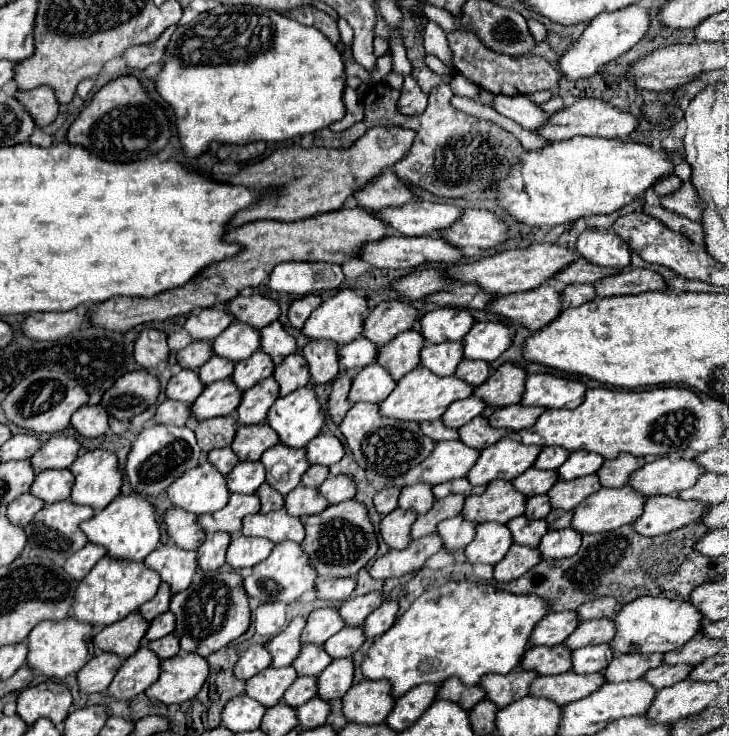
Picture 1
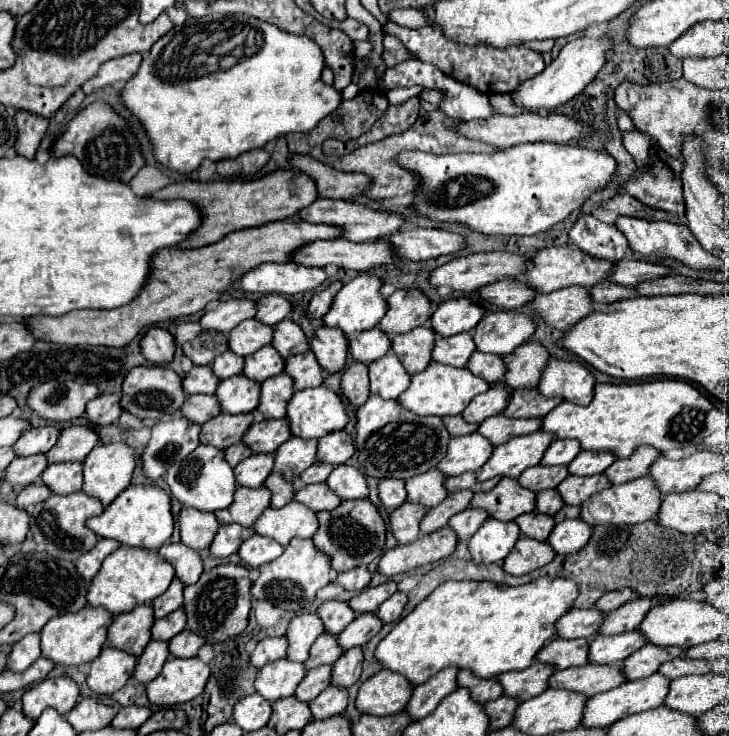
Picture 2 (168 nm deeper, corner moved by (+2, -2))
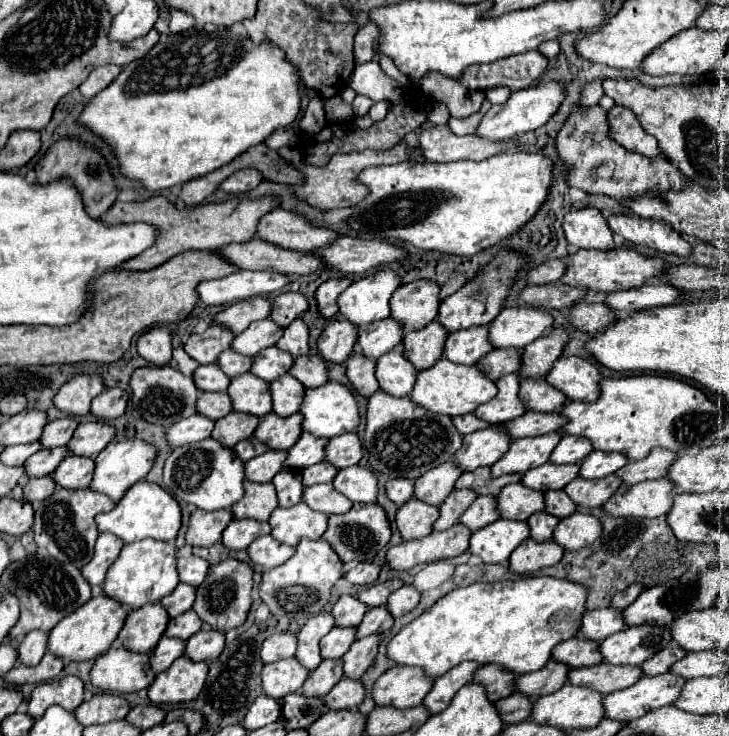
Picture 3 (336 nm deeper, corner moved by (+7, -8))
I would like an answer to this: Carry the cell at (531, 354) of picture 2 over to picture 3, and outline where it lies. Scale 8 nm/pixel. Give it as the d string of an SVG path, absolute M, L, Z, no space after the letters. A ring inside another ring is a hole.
M554 328L554 330L550 330L548 336L542 336L542 338L534 340L532 344L528 344L524 348L520 374L522 376L548 374L552 370L554 360L558 360L562 356L562 350L568 344L568 340L570 340L570 336L568 336L566 328Z

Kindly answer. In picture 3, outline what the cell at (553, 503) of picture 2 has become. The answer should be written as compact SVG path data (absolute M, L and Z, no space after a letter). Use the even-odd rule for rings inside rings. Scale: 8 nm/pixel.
M550 490L546 492L546 512L566 518L576 512L576 504L570 500L570 496L564 490Z

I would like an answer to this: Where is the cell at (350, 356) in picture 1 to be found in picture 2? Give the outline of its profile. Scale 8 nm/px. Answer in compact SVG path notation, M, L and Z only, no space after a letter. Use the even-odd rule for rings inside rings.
M377 328L365 330L363 334L355 334L349 338L349 356L357 362L371 364L385 356L391 348L391 340Z

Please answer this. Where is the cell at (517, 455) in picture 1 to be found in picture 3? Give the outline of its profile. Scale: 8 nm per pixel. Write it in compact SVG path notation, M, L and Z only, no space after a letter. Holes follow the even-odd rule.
M550 432L542 434L538 438L516 438L510 444L510 450L500 458L496 464L492 464L492 476L502 474L524 474L534 466L540 466L548 462L552 450L558 446L560 434Z

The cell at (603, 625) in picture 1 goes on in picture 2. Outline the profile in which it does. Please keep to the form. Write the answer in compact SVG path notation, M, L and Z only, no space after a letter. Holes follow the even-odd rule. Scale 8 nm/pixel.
M635 598L627 604L623 604L619 610L613 610L609 614L605 614L601 626L599 626L599 634L609 636L609 634L623 634L629 630L635 630L639 626L639 622L643 620L643 614L659 602L665 602L667 598Z

